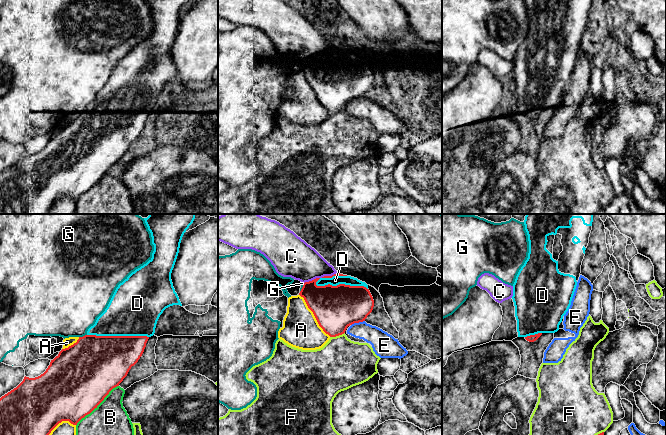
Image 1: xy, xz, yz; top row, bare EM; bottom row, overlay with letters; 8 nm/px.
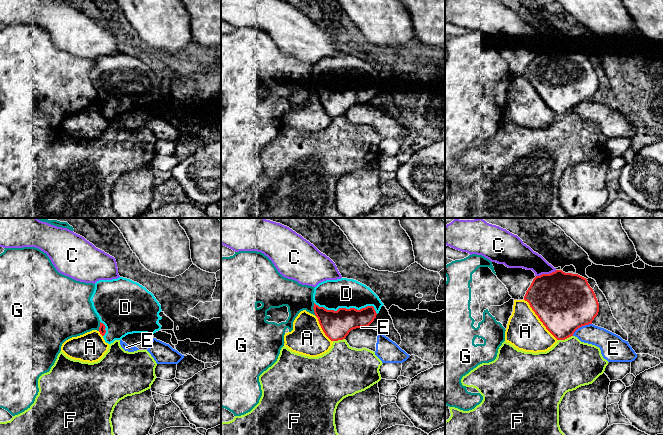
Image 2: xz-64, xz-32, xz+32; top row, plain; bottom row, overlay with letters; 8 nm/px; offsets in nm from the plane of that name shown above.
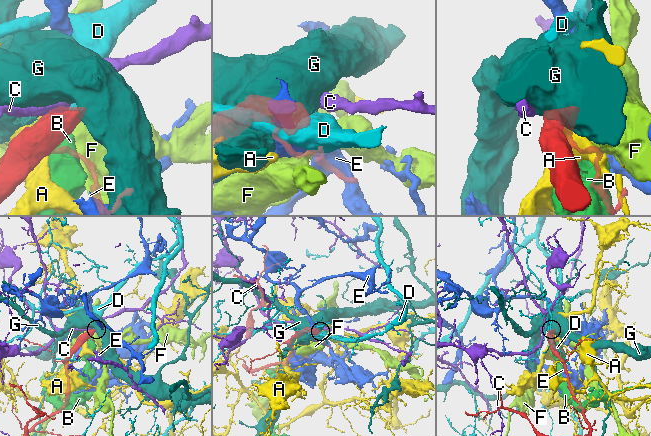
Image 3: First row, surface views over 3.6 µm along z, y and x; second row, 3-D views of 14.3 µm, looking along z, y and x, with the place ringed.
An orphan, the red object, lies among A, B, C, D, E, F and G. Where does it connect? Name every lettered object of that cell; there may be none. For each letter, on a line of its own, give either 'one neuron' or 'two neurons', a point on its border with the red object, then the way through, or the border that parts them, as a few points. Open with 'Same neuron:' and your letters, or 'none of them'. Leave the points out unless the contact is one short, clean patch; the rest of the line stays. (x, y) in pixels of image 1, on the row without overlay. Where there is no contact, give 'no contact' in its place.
Same neuron: D
A: two neurons | xz (314, 91)
B: two neurons | xy (97, 181)
C: two neurons | xz (312, 56) | along xz (319, 53), (303, 59)
D: one neuron | xy (118, 112)
E: two neurons | xz (357, 98) | along xz (364, 96), (351, 101)
F: two neurons | xz (337, 111)
G: two neurons | xy (83, 112)

